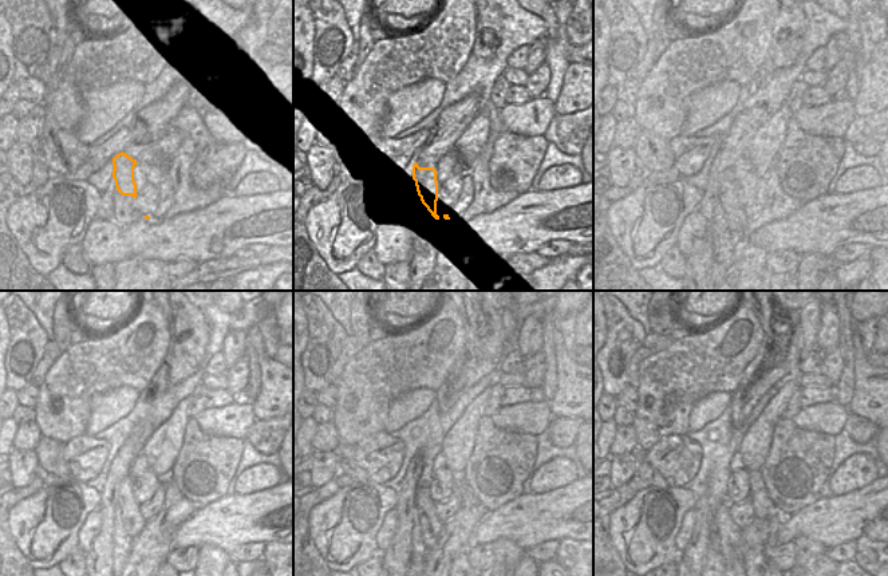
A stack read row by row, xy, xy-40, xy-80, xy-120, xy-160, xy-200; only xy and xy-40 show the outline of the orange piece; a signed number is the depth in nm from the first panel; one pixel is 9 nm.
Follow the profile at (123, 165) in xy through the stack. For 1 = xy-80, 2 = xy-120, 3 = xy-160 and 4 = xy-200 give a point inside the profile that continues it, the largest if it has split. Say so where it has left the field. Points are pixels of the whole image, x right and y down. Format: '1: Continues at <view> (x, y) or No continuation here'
1: Continues at xy-80 (727, 196)
2: Continues at xy-120 (133, 524)
3: Continues at xy-160 (431, 527)
4: Continues at xy-200 (729, 535).

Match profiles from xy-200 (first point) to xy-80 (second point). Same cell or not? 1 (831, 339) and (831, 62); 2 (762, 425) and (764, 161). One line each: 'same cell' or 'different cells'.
1: same cell
2: same cell

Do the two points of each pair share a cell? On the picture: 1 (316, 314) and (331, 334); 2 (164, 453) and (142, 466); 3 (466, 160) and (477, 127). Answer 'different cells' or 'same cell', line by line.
1: same cell
2: different cells
3: same cell

